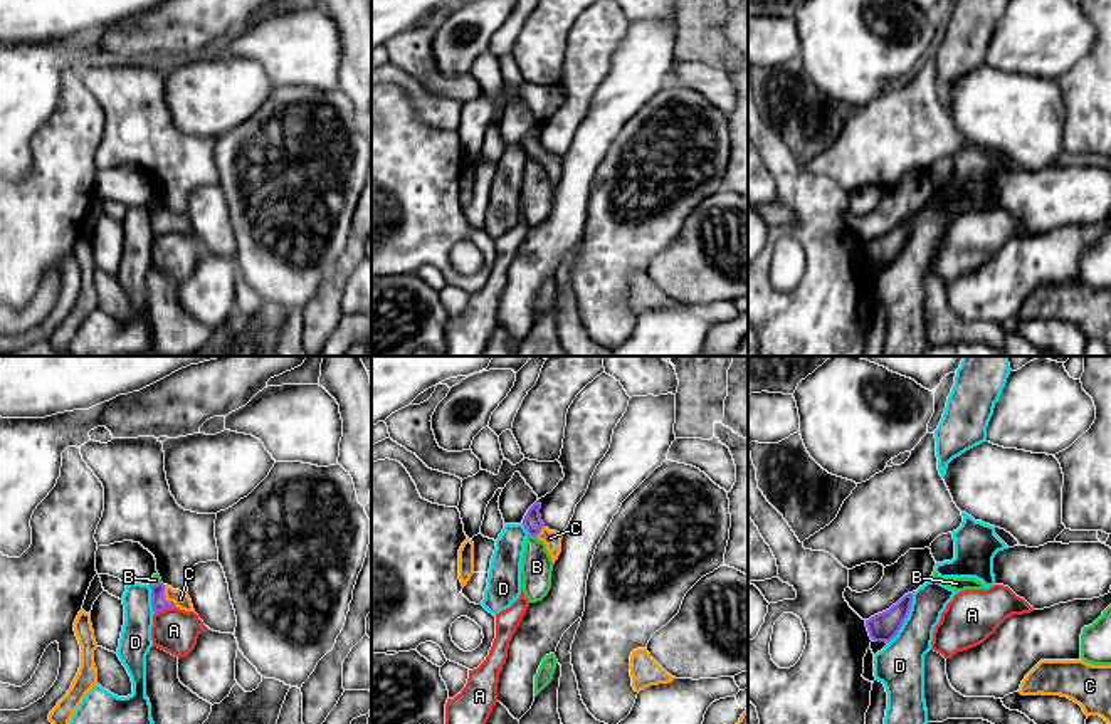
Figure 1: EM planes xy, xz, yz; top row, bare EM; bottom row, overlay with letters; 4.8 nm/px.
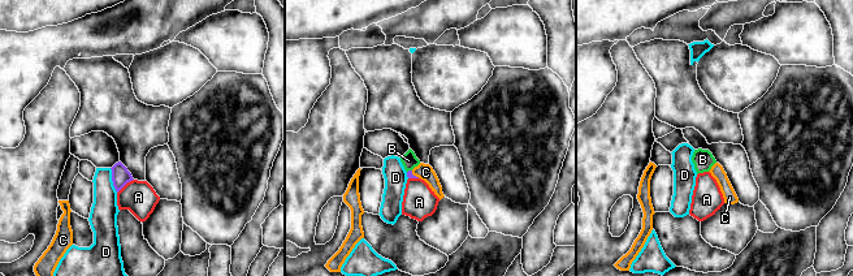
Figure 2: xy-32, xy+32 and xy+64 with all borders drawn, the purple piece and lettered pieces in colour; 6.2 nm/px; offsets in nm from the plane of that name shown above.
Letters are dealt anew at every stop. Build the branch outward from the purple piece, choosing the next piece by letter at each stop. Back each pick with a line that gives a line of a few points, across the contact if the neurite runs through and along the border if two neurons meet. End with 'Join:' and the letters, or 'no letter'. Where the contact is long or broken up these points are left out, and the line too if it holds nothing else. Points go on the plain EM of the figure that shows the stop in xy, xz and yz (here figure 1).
C: line xy (158, 225), (163, 220), (180, 222)
Join: C

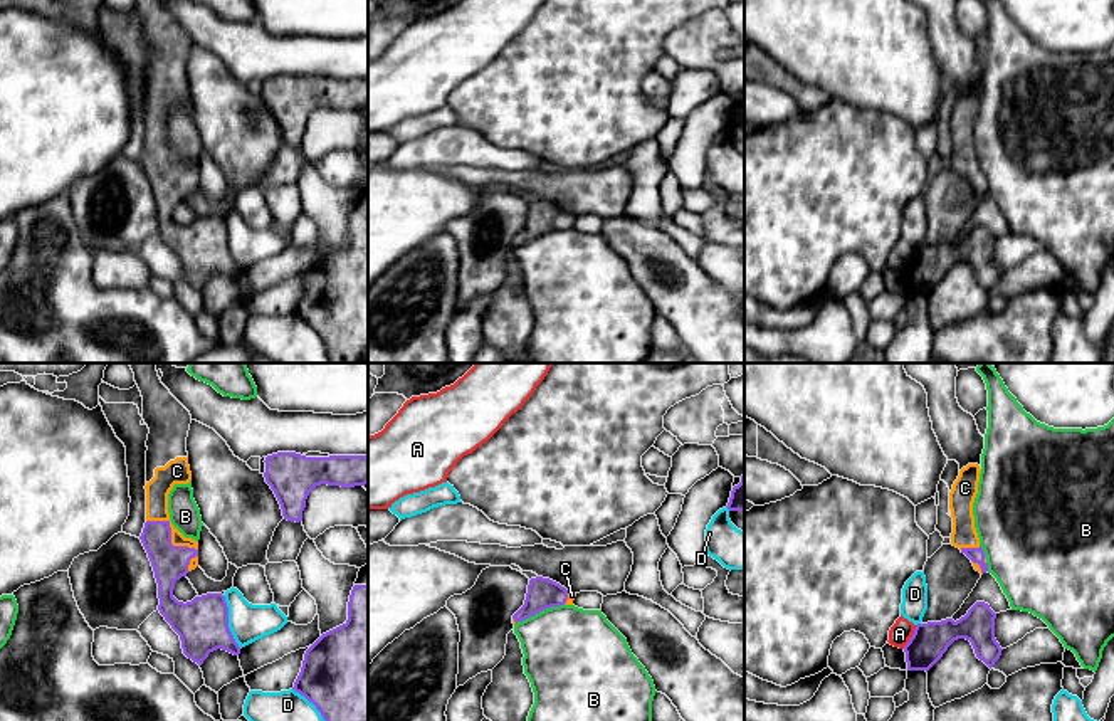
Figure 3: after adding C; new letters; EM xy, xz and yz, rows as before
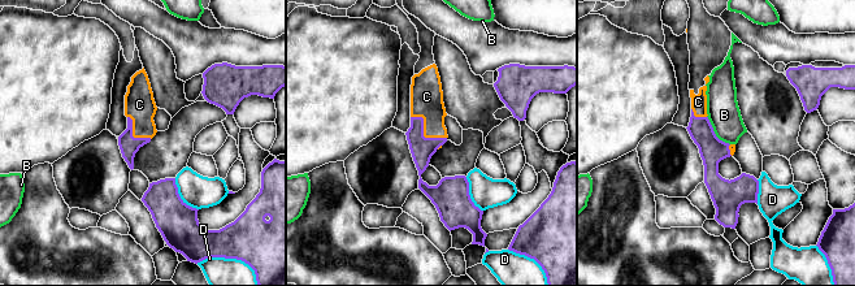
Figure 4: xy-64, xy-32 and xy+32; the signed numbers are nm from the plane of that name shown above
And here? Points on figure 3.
C: line xy (170, 187), (170, 158), (158, 136), (158, 111)
Join: C

